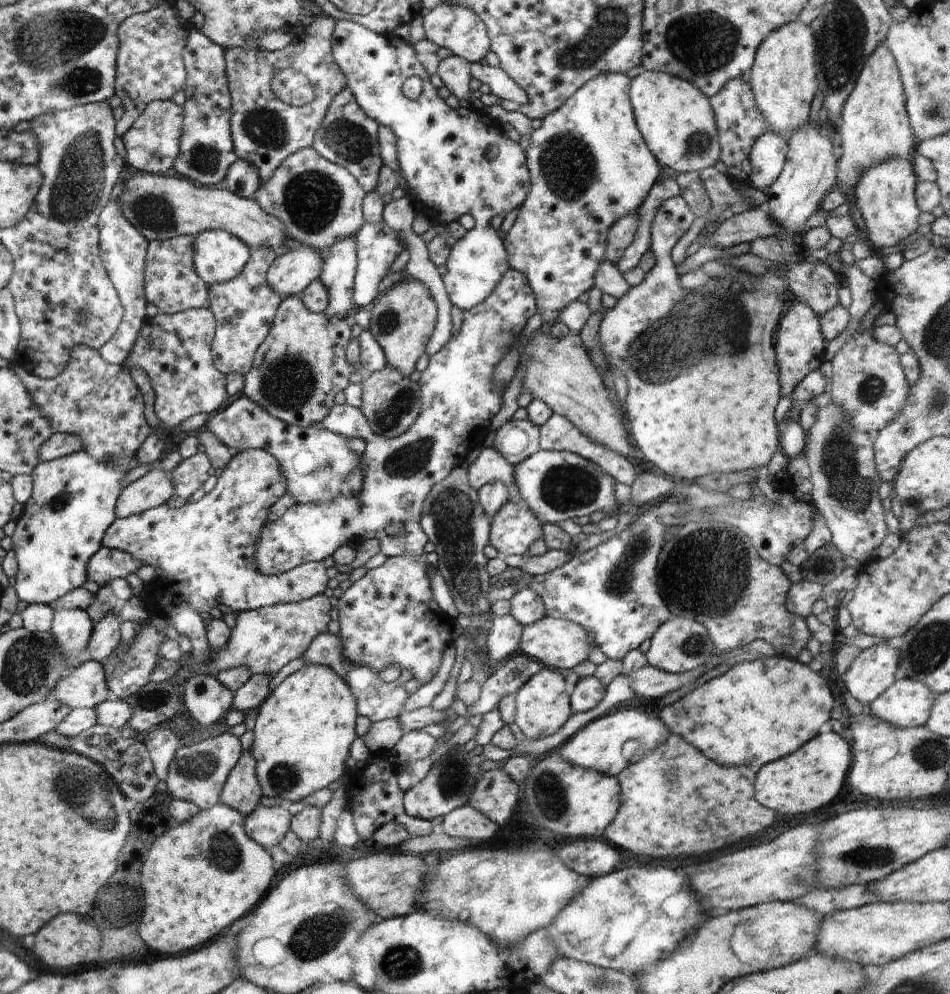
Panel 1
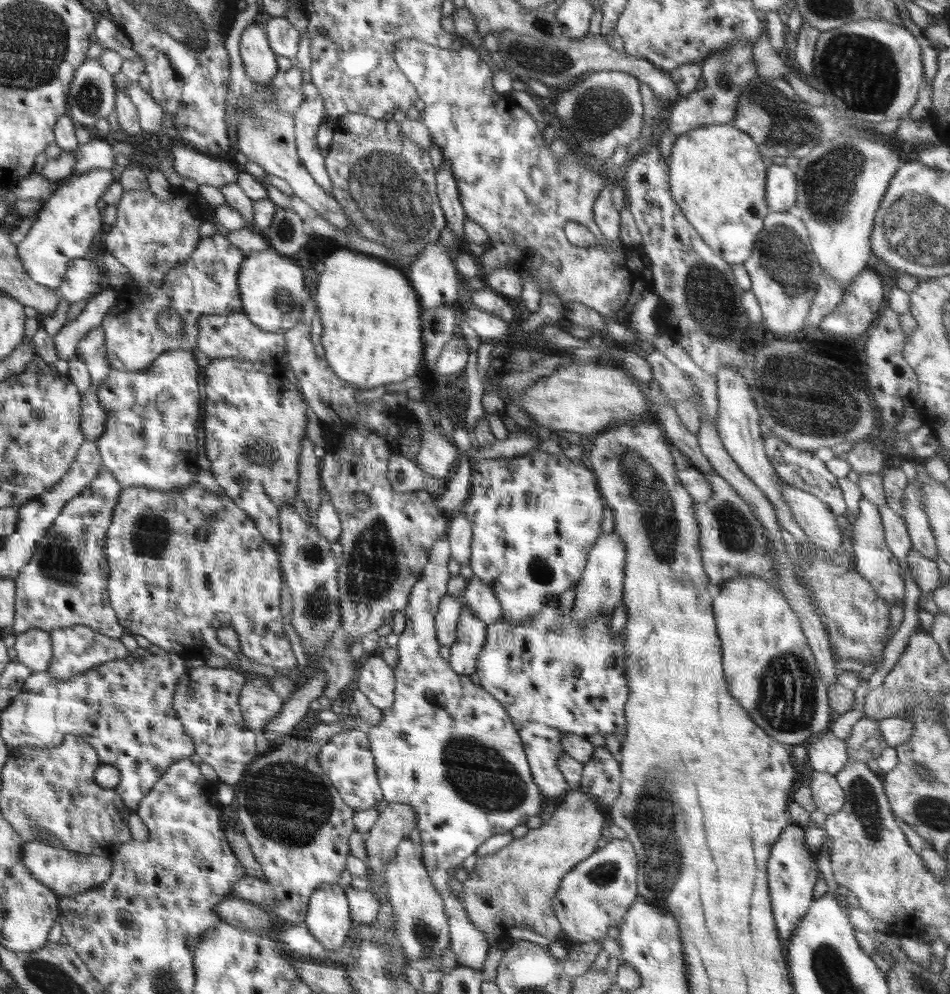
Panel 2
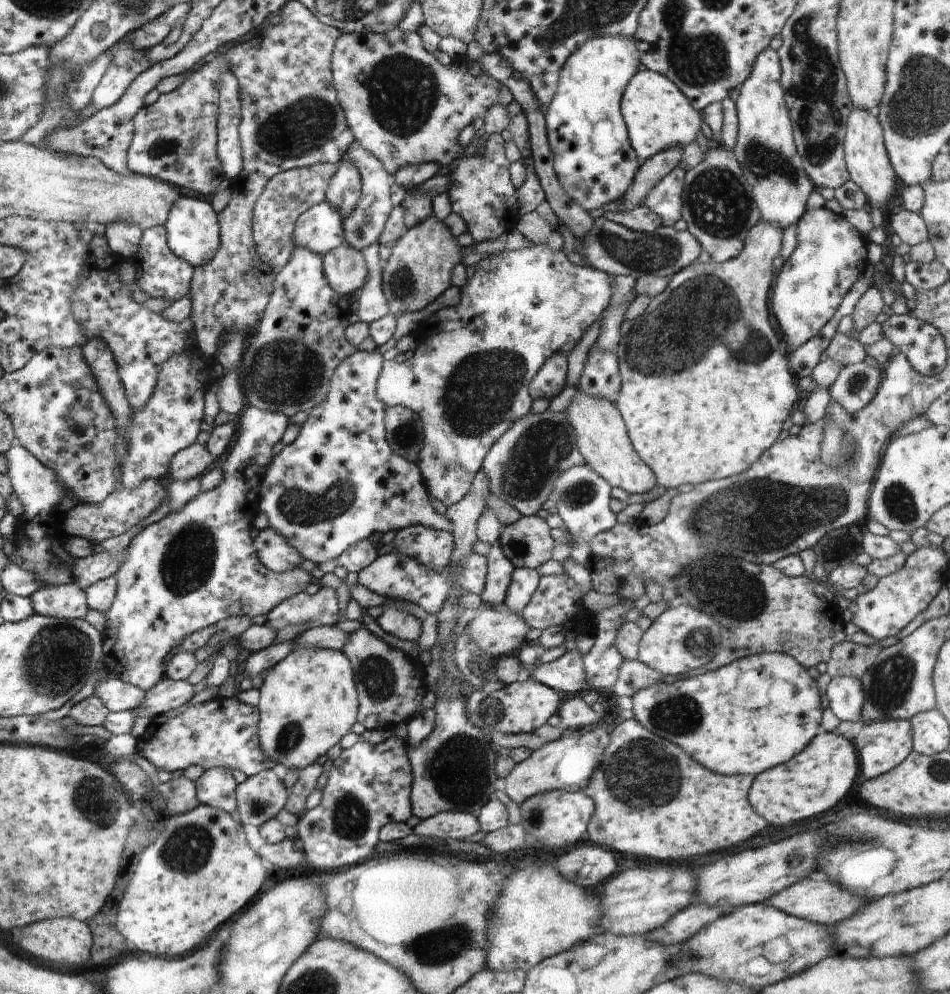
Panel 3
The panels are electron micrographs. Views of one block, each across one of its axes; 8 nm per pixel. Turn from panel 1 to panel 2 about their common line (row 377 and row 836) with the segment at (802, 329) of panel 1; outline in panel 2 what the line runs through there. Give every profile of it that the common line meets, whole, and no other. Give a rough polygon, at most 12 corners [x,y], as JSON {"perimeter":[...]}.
{"perimeter":[[782,829],[767,865],[784,950],[819,877],[804,829]]}

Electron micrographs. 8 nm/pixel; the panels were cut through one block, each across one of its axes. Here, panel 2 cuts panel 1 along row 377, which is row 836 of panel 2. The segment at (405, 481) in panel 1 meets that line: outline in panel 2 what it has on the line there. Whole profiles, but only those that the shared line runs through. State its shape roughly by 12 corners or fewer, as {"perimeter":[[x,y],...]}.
{"perimeter":[[450,541],[405,606],[394,702],[365,730],[418,813],[450,950],[491,945],[447,881],[546,800],[505,707],[438,654]]}

